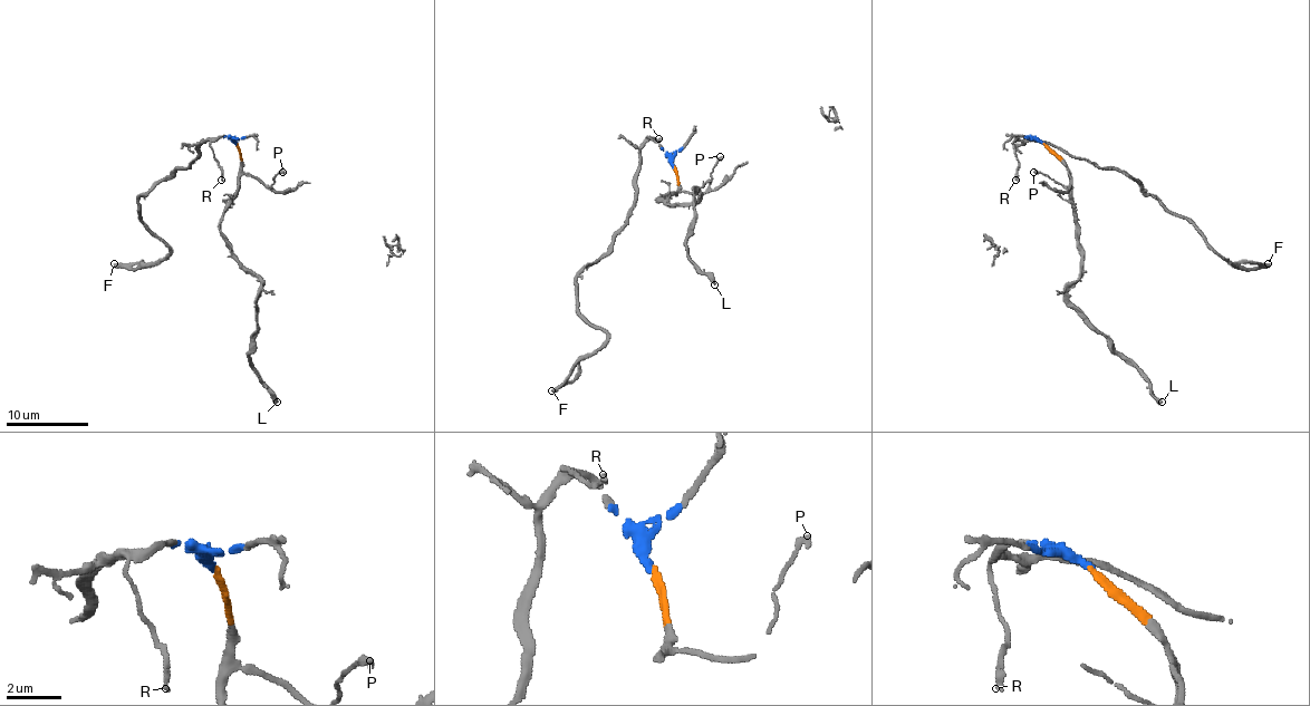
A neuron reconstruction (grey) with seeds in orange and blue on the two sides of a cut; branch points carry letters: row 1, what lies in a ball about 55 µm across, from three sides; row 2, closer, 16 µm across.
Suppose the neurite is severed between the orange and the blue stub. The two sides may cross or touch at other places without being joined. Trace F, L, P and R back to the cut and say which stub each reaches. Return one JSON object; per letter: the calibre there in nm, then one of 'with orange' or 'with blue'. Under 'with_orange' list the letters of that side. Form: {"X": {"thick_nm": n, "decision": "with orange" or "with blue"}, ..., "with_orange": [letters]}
{"F": {"thick_nm": 400, "decision": "with blue"}, "L": {"thick_nm": 360, "decision": "with orange"}, "P": {"thick_nm": 240, "decision": "with orange"}, "R": {"thick_nm": 160, "decision": "with blue"}, "with_orange": ["L", "P"]}

